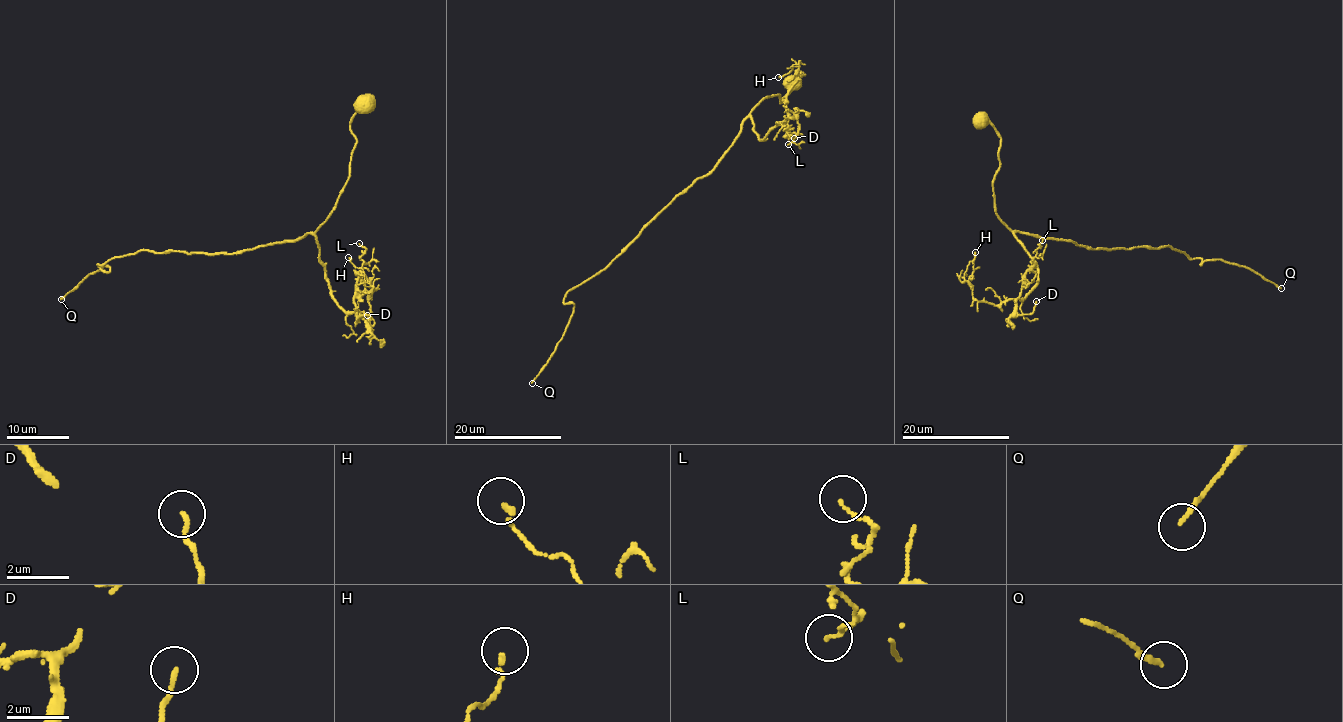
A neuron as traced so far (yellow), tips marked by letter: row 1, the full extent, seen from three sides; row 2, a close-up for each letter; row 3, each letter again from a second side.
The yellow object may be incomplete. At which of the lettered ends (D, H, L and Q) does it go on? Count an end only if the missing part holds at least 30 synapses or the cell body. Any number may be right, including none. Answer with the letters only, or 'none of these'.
Q

